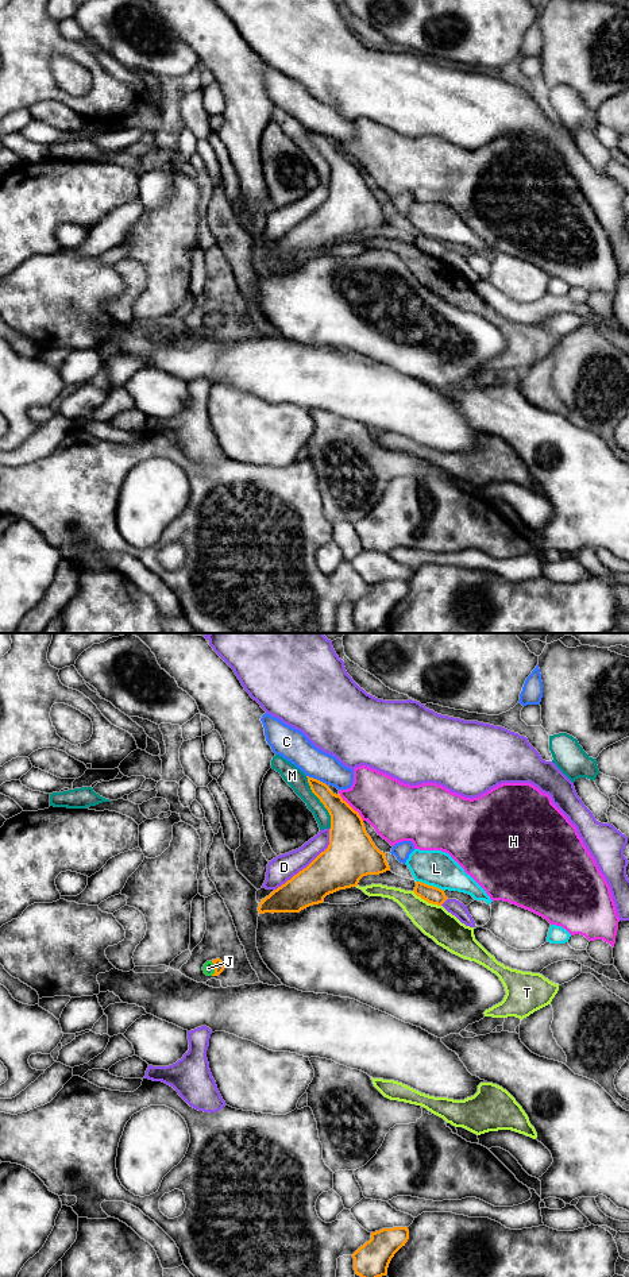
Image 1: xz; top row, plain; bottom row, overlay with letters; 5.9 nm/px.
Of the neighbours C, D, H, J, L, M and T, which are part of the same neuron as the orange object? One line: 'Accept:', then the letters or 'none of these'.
Accept: J

